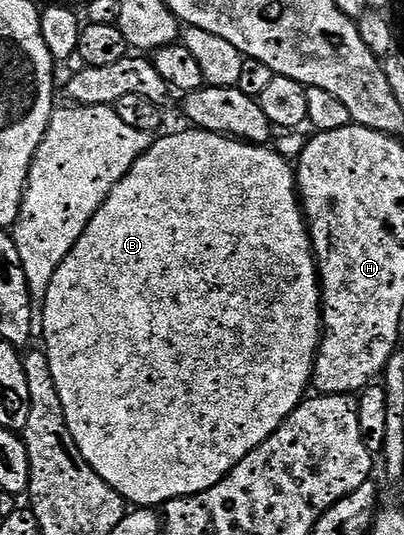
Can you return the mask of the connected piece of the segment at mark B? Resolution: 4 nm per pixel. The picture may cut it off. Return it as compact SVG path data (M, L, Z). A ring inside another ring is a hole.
M187 128L179 134L166 134L163 138L155 137L154 143L143 149L141 156L132 164L132 168L116 184L116 188L104 200L104 204L92 216L88 228L76 240L72 252L56 268L56 276L52 276L52 284L48 284L48 292L40 306L40 334L46 341L44 353L48 360L48 368L52 370L52 384L56 386L56 396L60 398L62 415L66 421L68 432L80 452L80 456L90 467L97 472L100 480L118 493L121 498L134 508L162 508L167 502L177 498L193 498L199 494L205 494L212 487L222 482L221 478L231 469L237 467L238 462L251 454L264 440L268 440L278 429L280 424L296 409L307 397L306 392L312 382L314 371L314 355L318 352L318 344L322 336L322 292L318 280L318 264L314 261L314 248L310 245L310 231L306 229L306 220L302 217L302 208L298 201L298 188L296 185L296 170L277 154L265 145L249 145L243 141L235 141L231 137L223 137L221 134L212 134L208 131L197 128Z

